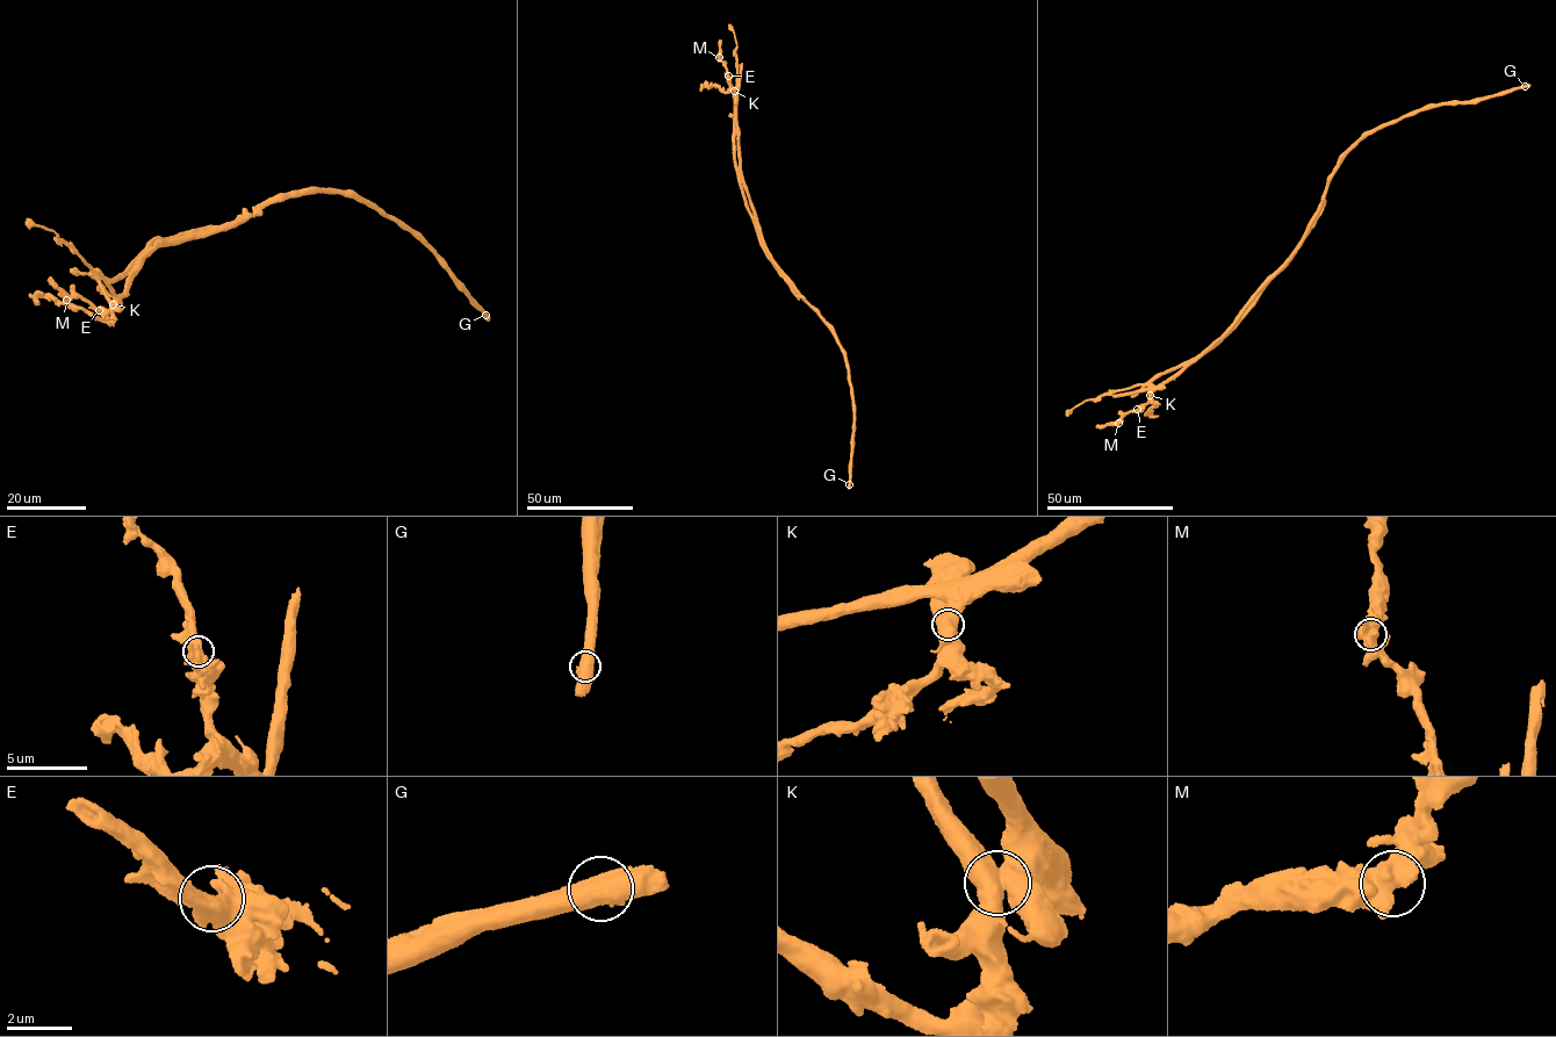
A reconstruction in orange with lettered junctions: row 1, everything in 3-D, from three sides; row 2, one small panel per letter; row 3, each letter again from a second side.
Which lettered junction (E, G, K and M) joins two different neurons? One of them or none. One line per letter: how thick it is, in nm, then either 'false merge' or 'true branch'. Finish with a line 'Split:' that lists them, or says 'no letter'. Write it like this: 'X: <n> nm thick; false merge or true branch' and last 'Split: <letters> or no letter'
E: 480 nm thick; true branch
G: 750 nm thick; true branch
K: 600 nm thick; false merge
M: 600 nm thick; true branch
Split: K

